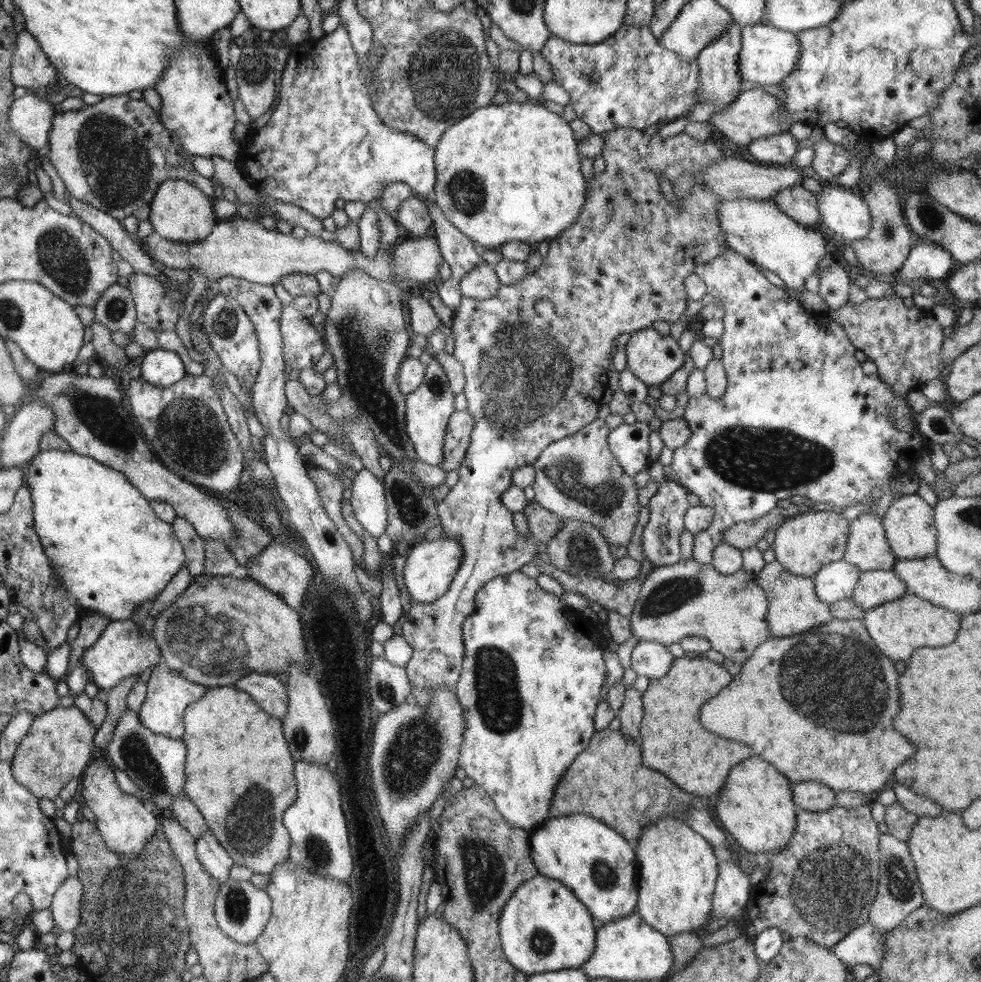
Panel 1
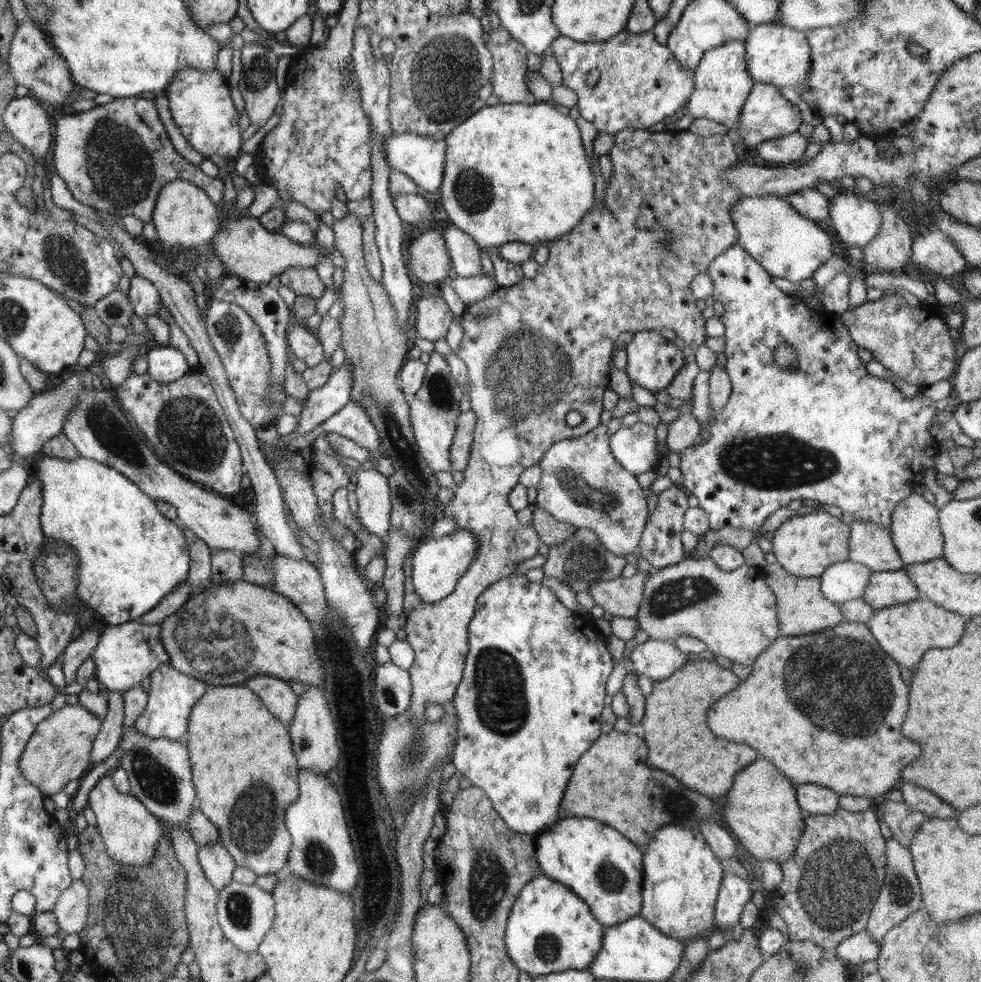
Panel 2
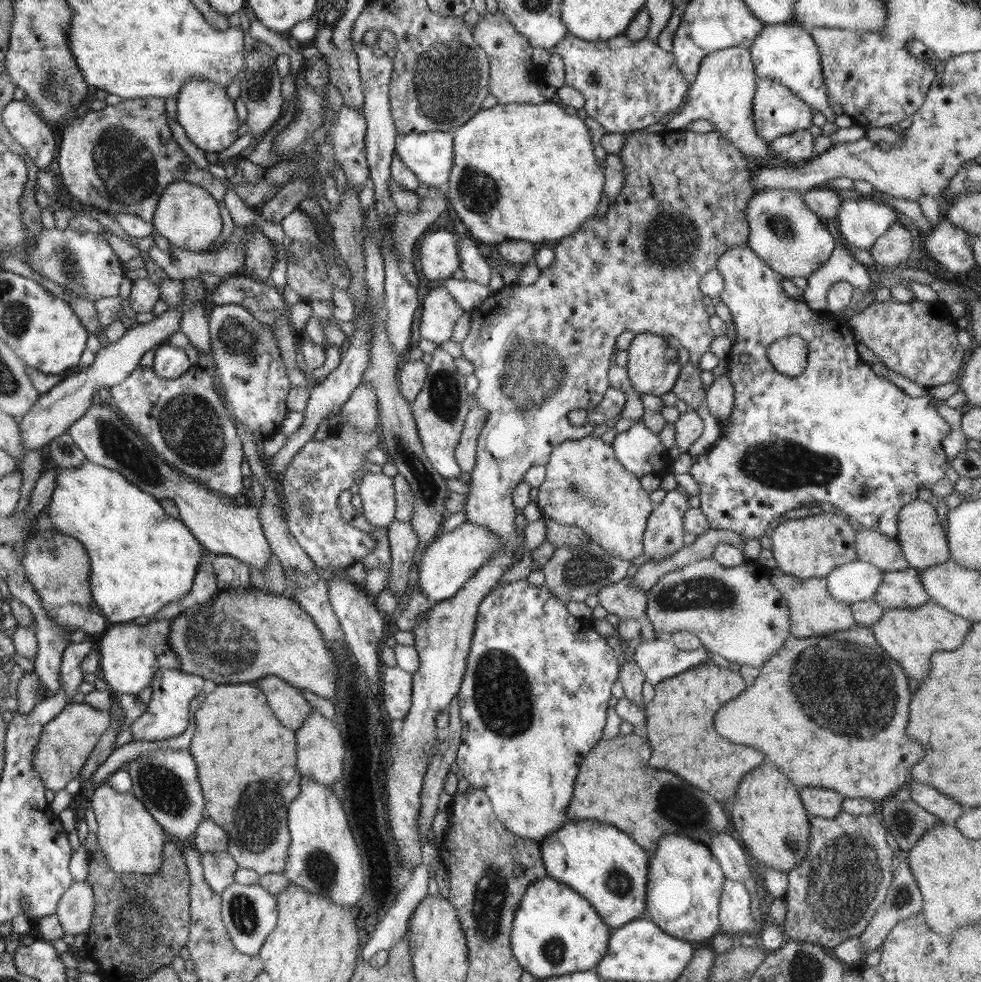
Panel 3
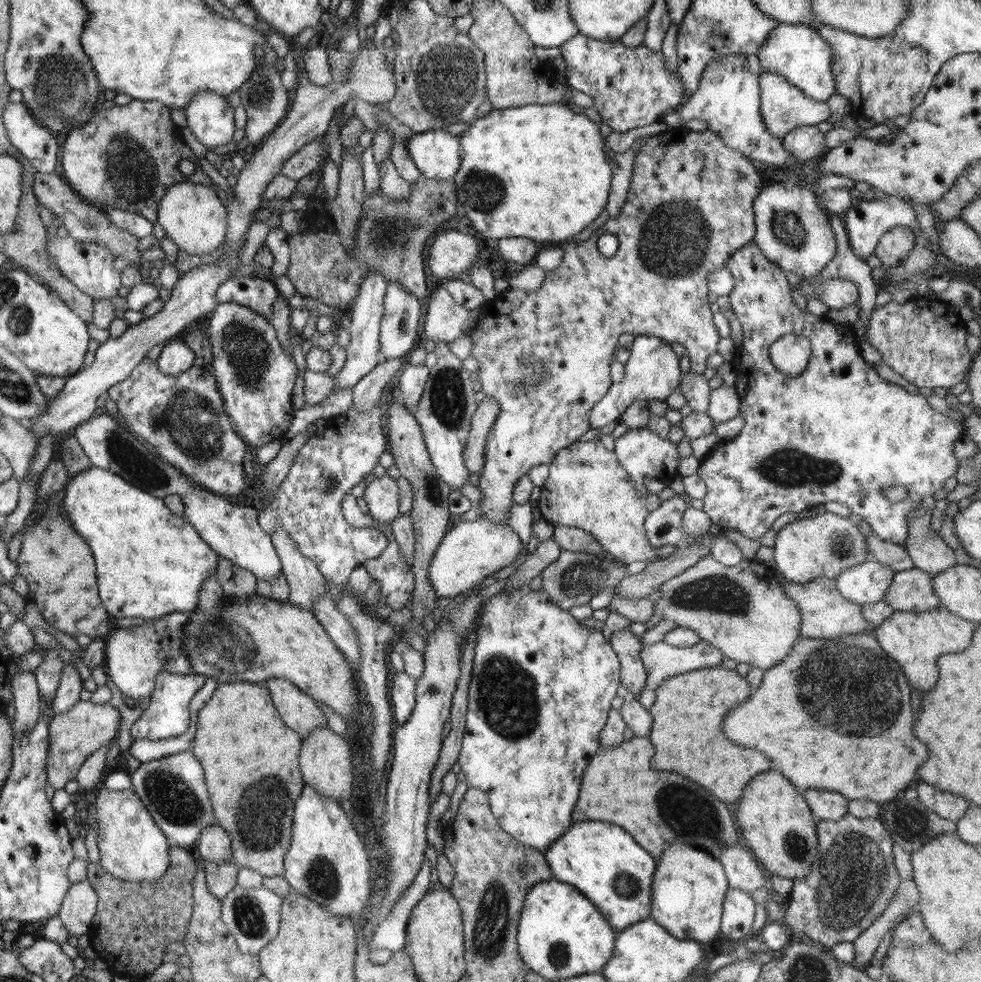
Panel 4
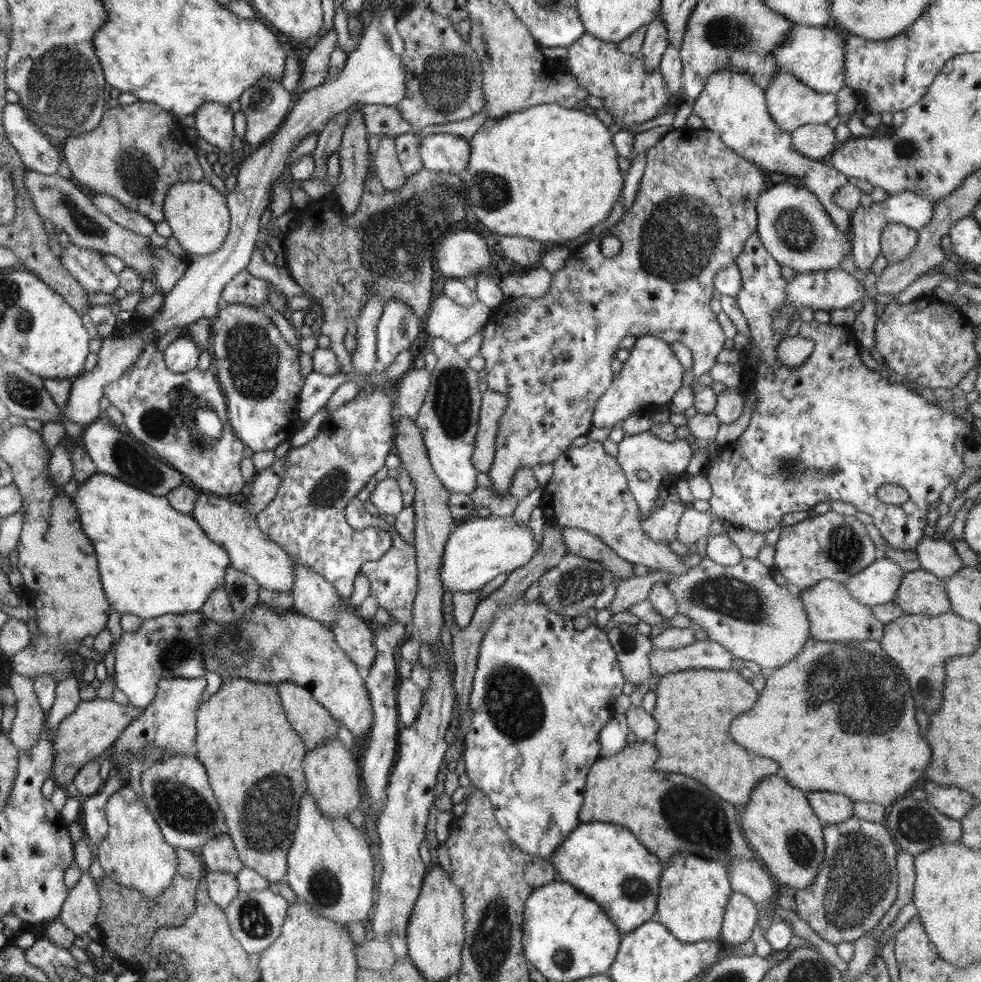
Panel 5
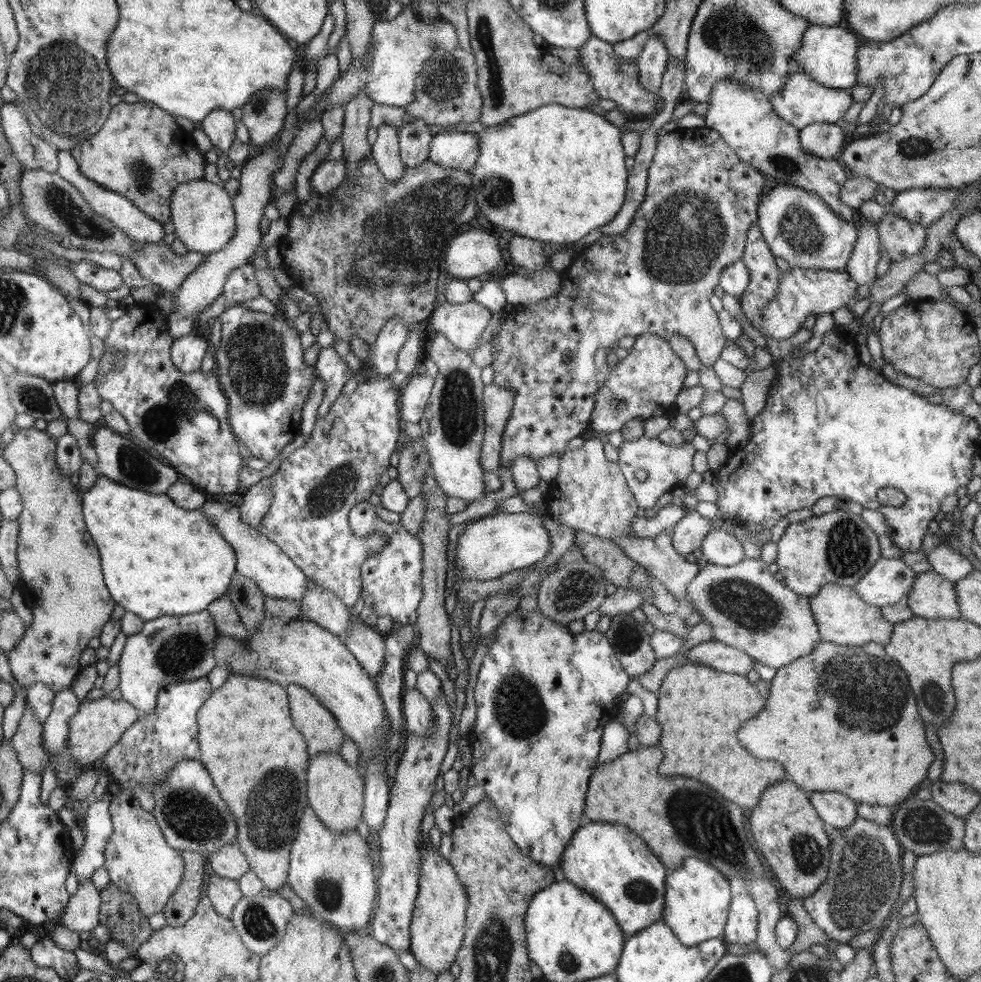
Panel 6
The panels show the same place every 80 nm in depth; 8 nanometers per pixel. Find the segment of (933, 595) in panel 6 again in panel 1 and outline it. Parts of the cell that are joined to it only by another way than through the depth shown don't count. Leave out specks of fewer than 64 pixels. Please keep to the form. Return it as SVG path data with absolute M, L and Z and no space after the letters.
M867 570L860 573L849 599L866 610L899 599L906 593L907 586L893 570Z

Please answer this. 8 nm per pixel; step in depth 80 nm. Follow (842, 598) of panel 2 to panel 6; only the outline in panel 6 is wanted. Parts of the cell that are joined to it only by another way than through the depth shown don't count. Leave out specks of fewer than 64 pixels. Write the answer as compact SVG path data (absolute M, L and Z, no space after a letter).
M880 557L854 586L860 598L877 607L905 600L917 573L901 558Z

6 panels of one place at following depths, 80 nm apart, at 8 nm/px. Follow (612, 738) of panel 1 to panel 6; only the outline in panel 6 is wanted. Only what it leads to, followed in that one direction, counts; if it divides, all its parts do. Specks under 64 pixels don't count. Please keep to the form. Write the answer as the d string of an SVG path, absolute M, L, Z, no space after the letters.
M640 745L633 751L626 751L608 764L601 764L589 778L588 794L585 799L584 821L592 822L616 822L634 831L656 854L660 862L671 872L681 865L688 857L703 860L720 871L728 880L736 876L744 880L746 873L764 877L770 881L764 872L764 866L758 857L758 851L754 846L751 831L746 829L742 820L746 818L744 810L730 800L722 798L720 794L712 792L708 786L684 778L684 776L660 776L656 772L658 764L662 760L662 752L658 746Z

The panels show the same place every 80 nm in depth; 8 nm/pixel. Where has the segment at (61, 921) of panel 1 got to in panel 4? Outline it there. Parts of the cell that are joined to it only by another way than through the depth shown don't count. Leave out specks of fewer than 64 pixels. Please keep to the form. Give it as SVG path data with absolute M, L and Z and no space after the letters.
M86 881L72 883L57 916L70 935L90 933L92 919L97 913L97 894Z

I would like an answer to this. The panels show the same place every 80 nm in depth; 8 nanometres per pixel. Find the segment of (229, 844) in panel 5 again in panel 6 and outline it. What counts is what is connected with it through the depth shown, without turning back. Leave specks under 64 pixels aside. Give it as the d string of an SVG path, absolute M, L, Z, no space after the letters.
M226 845L210 853L207 857L209 873L237 881L245 872L251 870L247 858L239 846Z

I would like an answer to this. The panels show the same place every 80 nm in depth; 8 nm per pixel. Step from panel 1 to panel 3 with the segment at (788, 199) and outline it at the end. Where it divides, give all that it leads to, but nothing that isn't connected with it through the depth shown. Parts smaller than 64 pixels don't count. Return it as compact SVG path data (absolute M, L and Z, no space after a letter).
M826 186L812 188L804 192L804 203L816 217L826 222L827 219L837 218L840 204L846 195Z

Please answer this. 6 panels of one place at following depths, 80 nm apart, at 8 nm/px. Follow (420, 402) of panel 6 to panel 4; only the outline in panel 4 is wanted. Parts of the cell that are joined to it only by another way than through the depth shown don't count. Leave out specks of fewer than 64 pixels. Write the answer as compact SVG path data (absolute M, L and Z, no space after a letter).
M407 364L406 368L400 373L398 380L398 390L403 405L413 414L420 397L423 395L425 382L429 377L429 368L426 365Z

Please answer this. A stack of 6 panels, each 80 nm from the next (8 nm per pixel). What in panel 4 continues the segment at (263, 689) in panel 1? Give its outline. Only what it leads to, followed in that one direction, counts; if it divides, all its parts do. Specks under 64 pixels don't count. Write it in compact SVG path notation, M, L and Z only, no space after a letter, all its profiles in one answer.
M270 678L263 683L272 697L272 703L288 728L306 740L312 730L326 728L326 716L319 704L288 680Z

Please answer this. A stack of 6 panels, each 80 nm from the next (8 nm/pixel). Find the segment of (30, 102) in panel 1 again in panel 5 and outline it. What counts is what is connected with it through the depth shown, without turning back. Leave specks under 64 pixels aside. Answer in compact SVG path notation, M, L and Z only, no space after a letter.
M7 103L3 110L3 127L7 139L17 150L24 166L36 172L58 174L60 150L28 118L20 103Z

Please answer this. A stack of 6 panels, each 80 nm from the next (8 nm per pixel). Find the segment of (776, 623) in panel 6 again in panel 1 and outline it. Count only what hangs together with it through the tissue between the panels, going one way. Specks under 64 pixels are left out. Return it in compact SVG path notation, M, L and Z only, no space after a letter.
M681 558L676 564L656 567L641 584L629 616L630 630L640 641L656 641L666 645L679 643L687 636L699 636L708 640L712 650L743 665L756 647L770 638L767 623L768 601L755 580L756 574L746 572L743 567L734 574L723 574L712 563L700 564L694 559Z

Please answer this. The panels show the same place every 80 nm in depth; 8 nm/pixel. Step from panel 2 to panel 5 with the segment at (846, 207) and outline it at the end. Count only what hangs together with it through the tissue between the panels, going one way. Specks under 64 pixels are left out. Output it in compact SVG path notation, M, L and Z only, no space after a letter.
M904 192L900 195L890 195L884 202L874 203L872 206L856 207L851 218L851 254L856 270L864 276L872 273L872 264L881 253L881 236L885 227L894 222L919 232L934 216L936 202L938 200L934 200L932 197Z

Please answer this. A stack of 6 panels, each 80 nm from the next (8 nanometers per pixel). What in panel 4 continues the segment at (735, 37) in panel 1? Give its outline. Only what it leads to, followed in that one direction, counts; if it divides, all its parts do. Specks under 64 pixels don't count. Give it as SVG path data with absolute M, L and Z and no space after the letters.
M720 55L708 61L696 92L687 94L678 111L682 126L692 118L703 120L724 144L750 160L759 160L768 166L804 163L785 151L782 136L774 136L769 131L761 115L760 99L759 75L755 65L744 55Z

